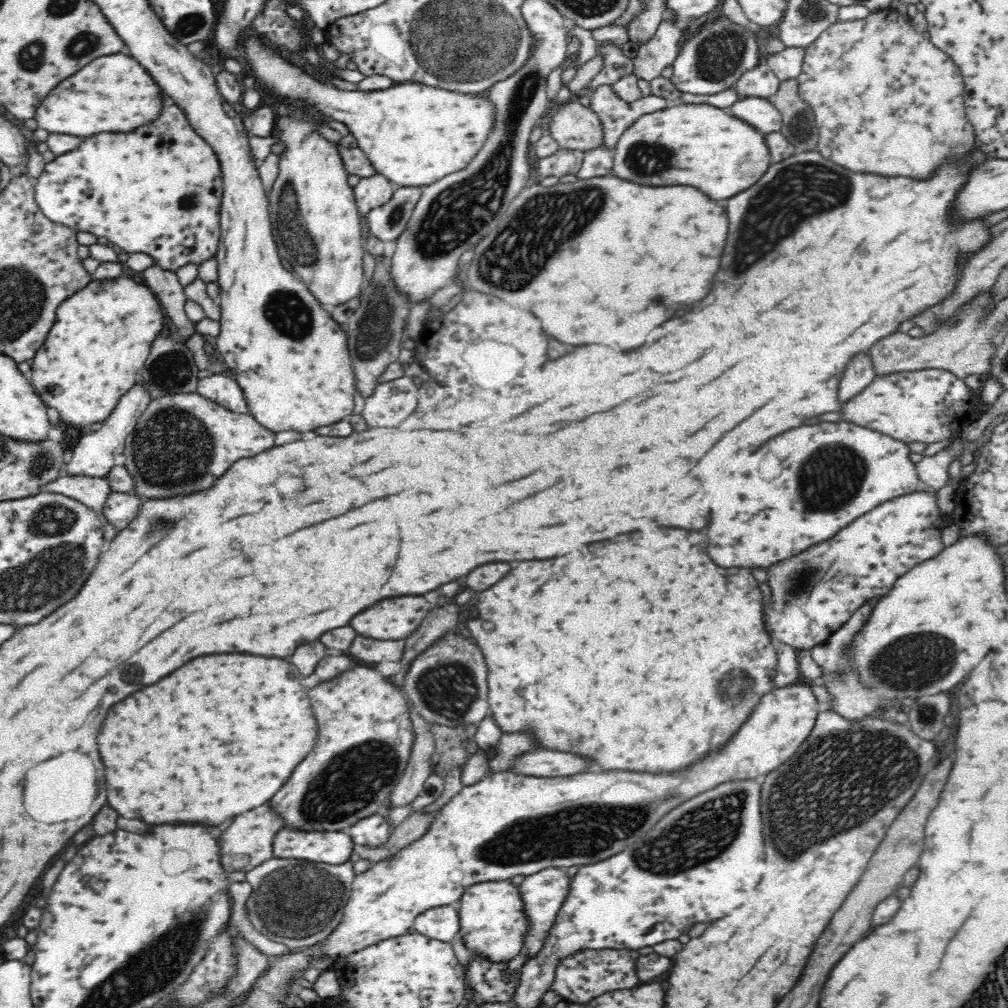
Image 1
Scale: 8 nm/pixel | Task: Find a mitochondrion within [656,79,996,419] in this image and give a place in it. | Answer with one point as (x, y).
(820, 188)

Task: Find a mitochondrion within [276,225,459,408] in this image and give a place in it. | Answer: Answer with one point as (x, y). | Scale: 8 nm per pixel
(373, 329)

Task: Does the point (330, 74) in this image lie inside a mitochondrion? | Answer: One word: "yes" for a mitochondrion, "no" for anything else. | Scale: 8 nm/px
no

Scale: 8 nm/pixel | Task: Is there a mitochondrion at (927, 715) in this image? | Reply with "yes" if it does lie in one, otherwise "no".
yes

